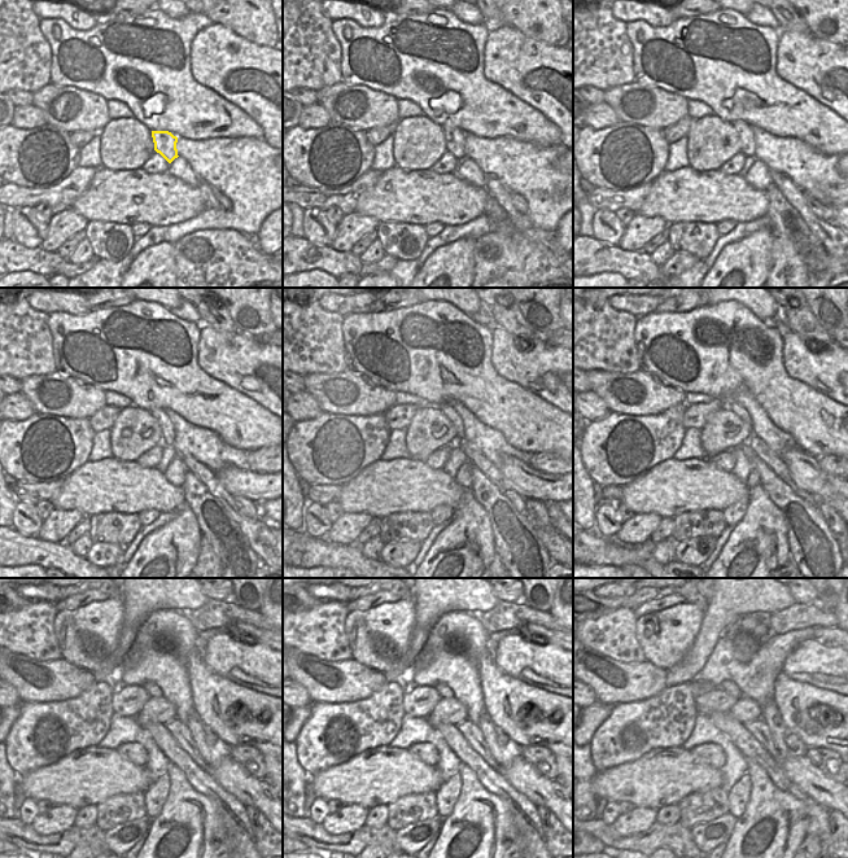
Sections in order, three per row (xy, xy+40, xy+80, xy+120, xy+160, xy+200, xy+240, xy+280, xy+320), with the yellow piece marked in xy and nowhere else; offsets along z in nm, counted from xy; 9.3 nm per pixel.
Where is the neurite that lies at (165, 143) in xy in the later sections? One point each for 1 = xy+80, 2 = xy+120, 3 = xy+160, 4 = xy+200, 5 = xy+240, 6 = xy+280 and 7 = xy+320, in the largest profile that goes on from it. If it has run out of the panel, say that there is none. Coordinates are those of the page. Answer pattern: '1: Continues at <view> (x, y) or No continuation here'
1: Continues at xy+80 (746, 134)
2: Continues at xy+120 (158, 414)
3: Continues at xy+160 (447, 410)
4: Continues at xy+200 (738, 410)
5: Continues at xy+240 (152, 688)
6: Continues at xy+280 (442, 688)
7: Continues at xy+320 (728, 686).

